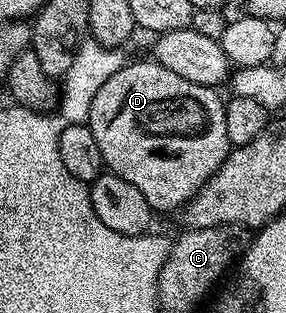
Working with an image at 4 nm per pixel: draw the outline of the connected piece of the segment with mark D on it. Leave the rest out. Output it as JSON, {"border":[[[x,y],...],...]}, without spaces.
{"border":[[[155,61],[125,62],[118,73],[98,89],[98,97],[94,97],[88,114],[87,125],[98,140],[105,168],[135,185],[153,212],[183,208],[200,193],[233,148],[230,137],[226,135],[225,100],[220,99],[220,93],[211,87],[194,85],[194,81],[186,81],[186,77],[170,73],[170,69]]]}

